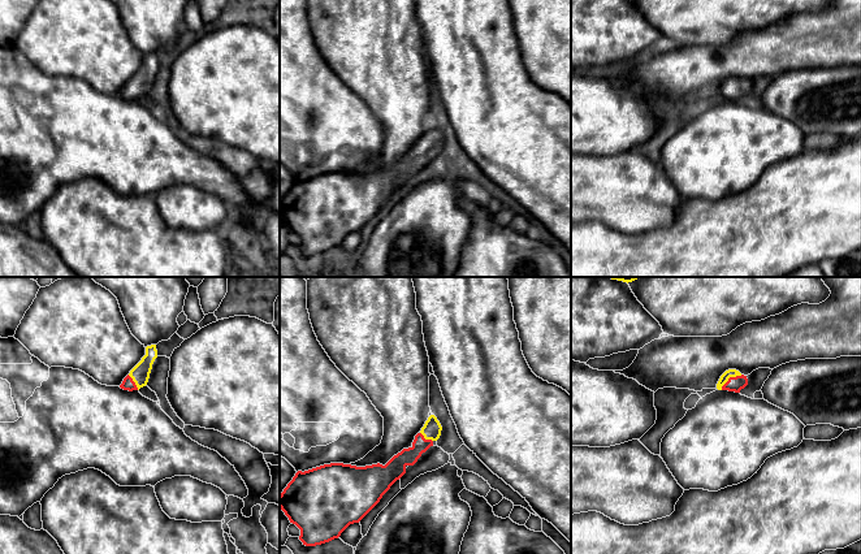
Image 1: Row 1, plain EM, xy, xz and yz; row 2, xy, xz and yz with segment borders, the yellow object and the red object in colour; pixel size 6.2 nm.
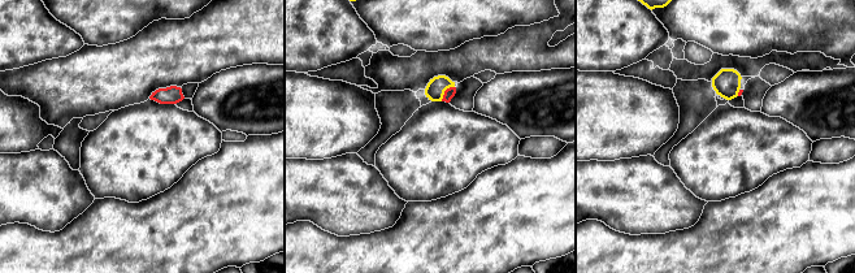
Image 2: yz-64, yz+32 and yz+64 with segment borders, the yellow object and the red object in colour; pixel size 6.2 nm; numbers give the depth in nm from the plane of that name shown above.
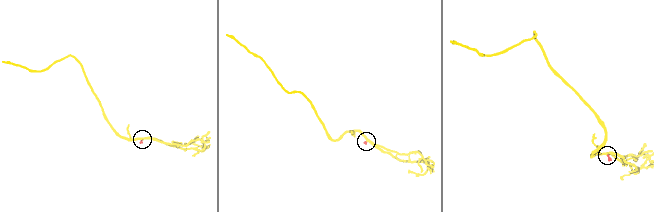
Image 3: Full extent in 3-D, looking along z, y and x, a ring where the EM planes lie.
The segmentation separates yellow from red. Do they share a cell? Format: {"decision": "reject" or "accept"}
{"decision": "accept"}

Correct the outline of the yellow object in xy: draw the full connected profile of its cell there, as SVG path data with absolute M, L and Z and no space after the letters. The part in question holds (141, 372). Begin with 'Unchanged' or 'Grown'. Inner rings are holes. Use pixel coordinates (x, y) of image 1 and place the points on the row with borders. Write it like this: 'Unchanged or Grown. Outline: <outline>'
Grown. Outline: M156 345L147 346L146 355L124 378L120 388L124 390L133 391L146 386L150 378L152 364L156 358L157 358Z

